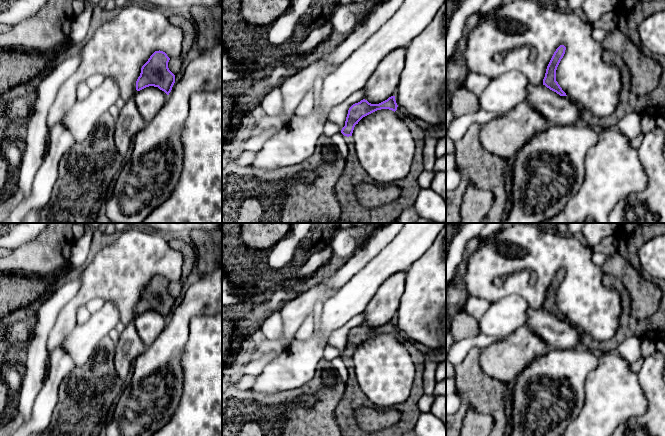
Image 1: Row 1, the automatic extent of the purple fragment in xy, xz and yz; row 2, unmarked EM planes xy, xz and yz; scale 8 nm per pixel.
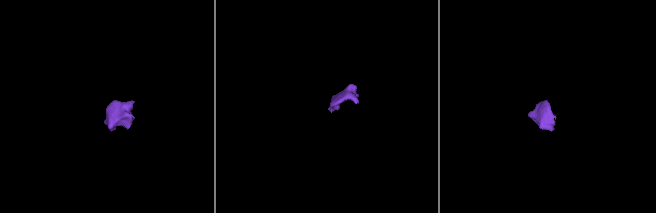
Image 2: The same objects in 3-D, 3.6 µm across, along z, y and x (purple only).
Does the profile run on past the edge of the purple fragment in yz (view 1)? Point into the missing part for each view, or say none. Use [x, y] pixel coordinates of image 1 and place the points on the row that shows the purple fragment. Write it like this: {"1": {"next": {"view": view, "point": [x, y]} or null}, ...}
{"1": {"next": null}}

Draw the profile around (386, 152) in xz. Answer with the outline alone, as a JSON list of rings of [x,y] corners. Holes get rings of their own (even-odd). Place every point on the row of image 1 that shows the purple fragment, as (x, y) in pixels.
[[[381,109],[363,117],[352,137],[361,166],[376,184],[395,184],[409,174],[417,150],[415,139],[394,111]]]

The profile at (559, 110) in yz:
[[[543,84],[528,86],[526,102],[553,125],[575,125],[588,120],[588,116],[579,105]]]

